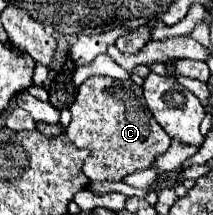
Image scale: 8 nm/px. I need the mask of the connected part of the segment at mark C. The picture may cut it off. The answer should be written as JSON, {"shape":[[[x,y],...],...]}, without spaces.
{"shape":[[[93,76],[79,86],[77,100],[71,104],[71,124],[67,136],[79,148],[87,148],[91,154],[83,164],[83,172],[89,180],[121,182],[127,174],[149,168],[149,164],[167,152],[171,140],[163,128],[155,122],[149,108],[143,104],[141,86],[127,80],[113,80]]]}

